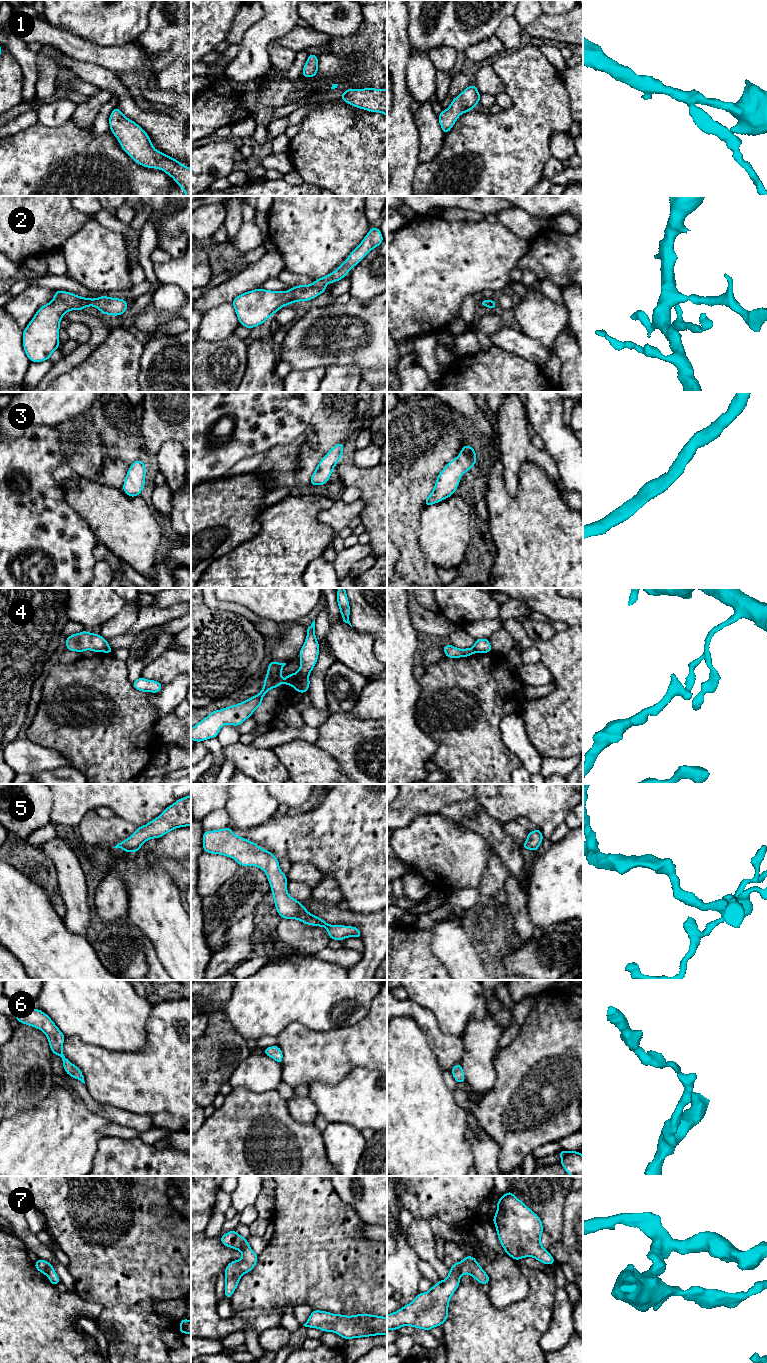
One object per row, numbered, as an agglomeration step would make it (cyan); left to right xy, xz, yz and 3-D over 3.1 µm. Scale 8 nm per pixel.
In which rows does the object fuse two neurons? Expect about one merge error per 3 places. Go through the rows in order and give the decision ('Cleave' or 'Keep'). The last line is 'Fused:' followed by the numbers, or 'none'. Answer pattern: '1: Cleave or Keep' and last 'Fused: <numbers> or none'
1: Keep
2: Keep
3: Keep
4: Cleave
5: Keep
6: Keep
7: Keep
Fused: 4

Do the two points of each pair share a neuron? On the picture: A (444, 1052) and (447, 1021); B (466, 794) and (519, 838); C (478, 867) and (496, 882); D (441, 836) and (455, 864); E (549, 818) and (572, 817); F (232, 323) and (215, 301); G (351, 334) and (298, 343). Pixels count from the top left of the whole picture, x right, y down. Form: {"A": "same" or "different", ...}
{"A": "different", "B": "different", "C": "different", "D": "same", "E": "different", "F": "different", "G": "same"}

